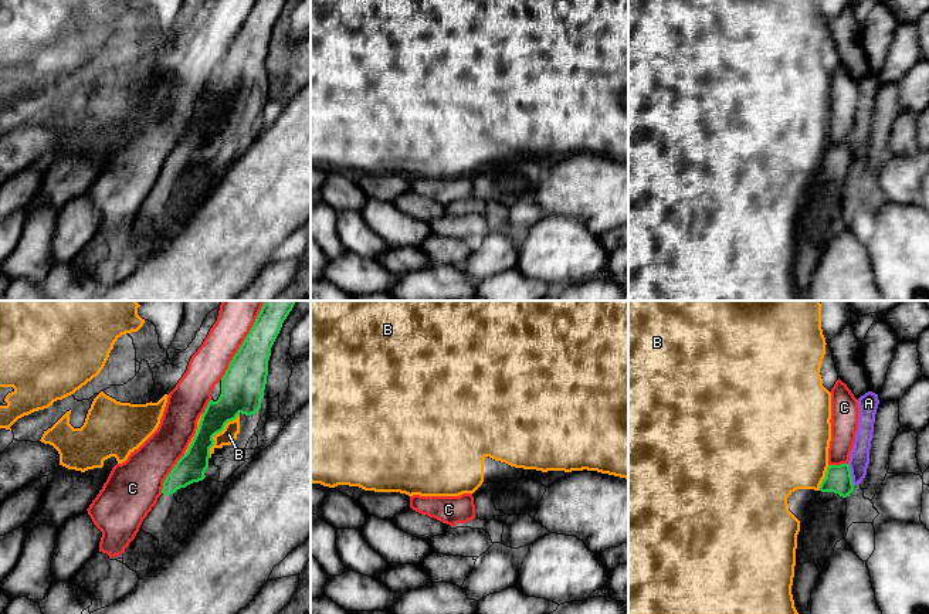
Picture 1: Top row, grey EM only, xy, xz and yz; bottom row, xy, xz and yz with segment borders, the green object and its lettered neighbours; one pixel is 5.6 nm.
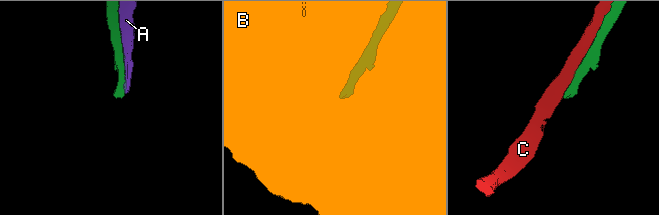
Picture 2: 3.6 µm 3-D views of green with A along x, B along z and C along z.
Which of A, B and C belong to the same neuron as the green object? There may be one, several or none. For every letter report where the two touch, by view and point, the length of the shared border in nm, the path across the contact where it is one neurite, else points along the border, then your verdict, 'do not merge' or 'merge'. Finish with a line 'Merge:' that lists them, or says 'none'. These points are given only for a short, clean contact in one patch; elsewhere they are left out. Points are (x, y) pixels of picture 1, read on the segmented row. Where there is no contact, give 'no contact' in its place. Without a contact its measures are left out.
A: meets green in yz at (850, 475); contact 130 nm long; do not merge
B: meets green in xy at (217, 433); contact 300 nm long; do not merge
C: meets green in xy at (244, 341); contact 500 nm long; do not merge
Merge: none

